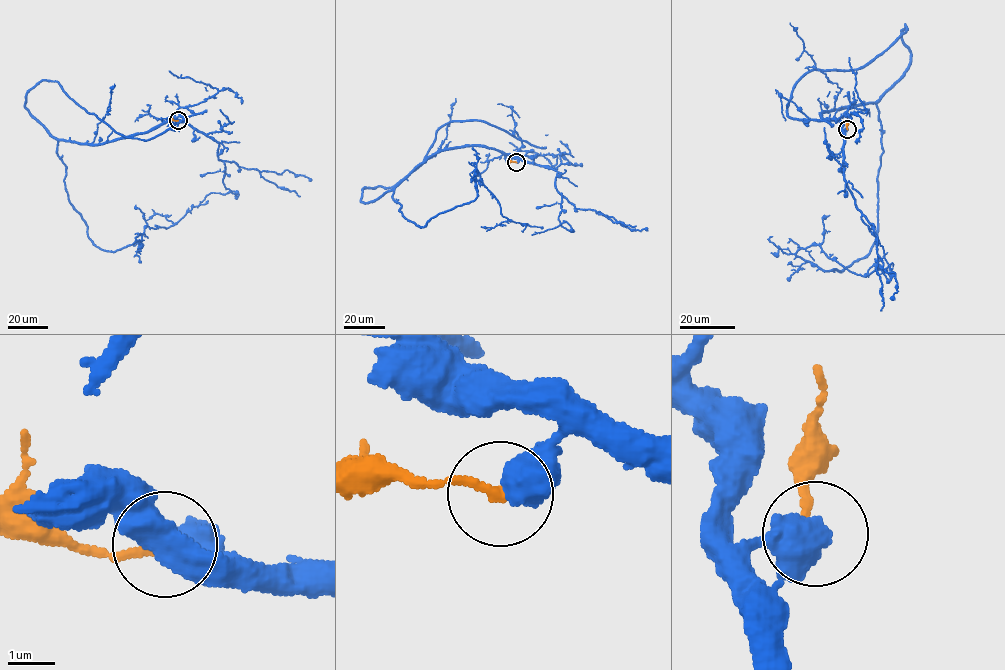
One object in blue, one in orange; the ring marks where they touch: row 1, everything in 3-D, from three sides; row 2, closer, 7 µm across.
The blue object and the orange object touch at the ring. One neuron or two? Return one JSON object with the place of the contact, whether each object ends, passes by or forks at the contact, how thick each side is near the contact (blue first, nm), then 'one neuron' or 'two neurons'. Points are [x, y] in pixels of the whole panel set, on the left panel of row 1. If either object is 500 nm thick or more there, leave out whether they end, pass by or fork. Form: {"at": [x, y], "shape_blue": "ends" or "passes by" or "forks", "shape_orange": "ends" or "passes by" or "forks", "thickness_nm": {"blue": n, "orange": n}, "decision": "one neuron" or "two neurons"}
{"at": [178, 120], "thickness_nm": {"blue": 700, "orange": 200}, "decision": "two neurons"}

